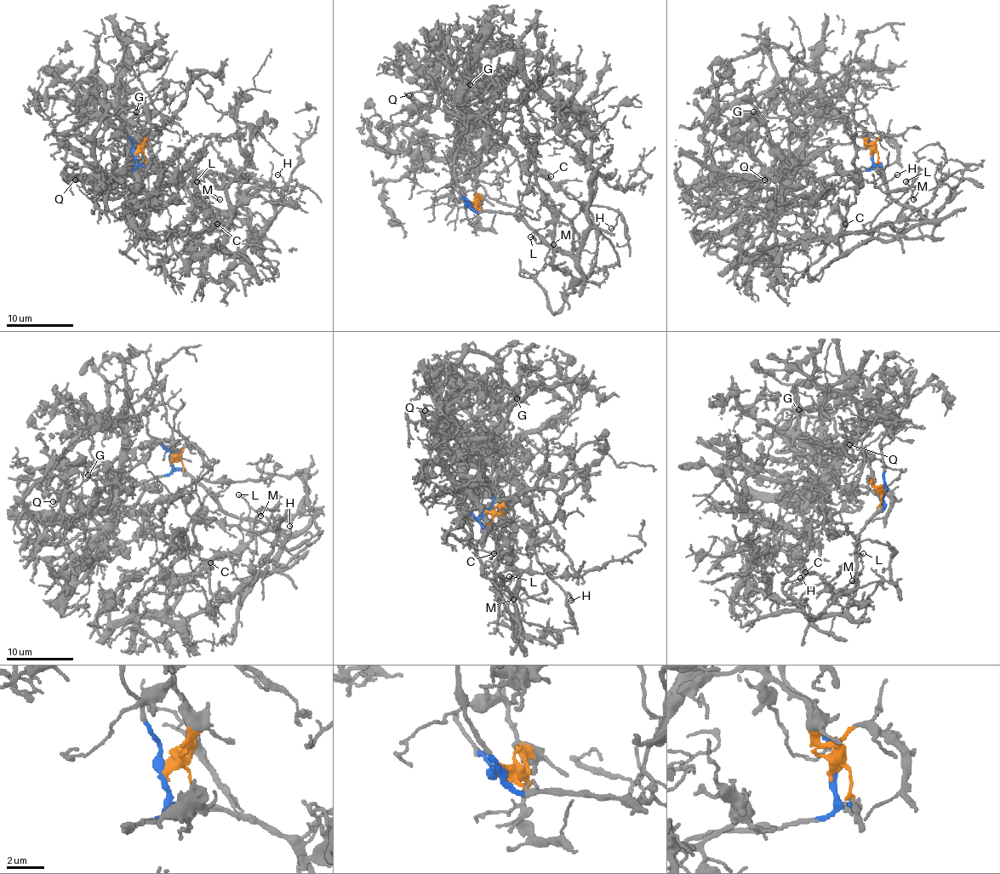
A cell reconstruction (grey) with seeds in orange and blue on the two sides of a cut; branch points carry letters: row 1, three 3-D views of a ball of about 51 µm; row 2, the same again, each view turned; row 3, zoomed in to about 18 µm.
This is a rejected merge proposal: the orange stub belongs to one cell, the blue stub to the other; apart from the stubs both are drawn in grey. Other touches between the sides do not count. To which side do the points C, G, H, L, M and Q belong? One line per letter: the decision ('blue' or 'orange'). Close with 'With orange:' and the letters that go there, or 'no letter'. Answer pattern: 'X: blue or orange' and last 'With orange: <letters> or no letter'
C: orange
G: orange
H: orange
L: blue
M: blue
Q: orange
With orange: C, G, H, Q

